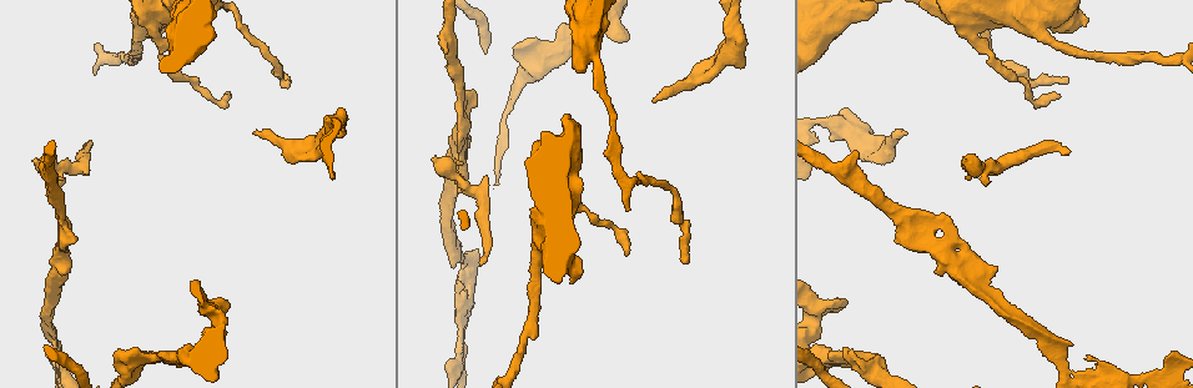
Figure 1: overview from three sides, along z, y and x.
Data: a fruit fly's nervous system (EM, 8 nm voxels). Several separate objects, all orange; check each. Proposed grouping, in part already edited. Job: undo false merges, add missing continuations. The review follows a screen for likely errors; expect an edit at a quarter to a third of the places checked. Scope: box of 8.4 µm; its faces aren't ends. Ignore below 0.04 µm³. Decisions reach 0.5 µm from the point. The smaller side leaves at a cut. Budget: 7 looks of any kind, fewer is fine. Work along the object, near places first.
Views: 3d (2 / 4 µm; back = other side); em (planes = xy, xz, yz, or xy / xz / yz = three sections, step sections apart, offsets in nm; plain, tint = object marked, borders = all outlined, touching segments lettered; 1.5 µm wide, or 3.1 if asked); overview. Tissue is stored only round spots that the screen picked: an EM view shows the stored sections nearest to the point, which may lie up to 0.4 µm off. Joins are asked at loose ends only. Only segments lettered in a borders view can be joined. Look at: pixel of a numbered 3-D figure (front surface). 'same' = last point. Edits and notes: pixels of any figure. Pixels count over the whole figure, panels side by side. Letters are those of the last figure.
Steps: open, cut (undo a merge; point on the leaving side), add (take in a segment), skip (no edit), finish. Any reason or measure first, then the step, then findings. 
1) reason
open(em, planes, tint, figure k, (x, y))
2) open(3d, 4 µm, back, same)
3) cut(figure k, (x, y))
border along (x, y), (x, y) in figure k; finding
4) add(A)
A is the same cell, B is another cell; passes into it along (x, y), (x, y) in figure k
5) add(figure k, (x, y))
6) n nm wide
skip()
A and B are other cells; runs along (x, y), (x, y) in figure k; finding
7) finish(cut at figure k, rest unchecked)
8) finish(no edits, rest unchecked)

branch stops here
open(em, planes, tint, figure 1, (227, 96))

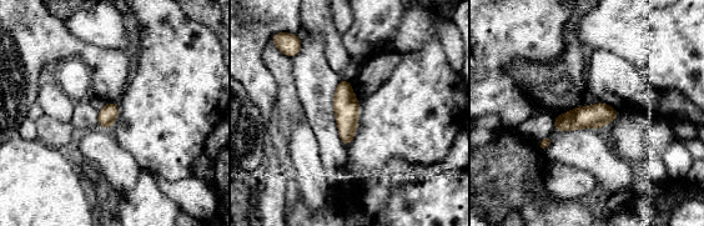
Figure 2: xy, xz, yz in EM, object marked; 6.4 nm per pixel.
see the neighbours
open(em, planes, borders, same)

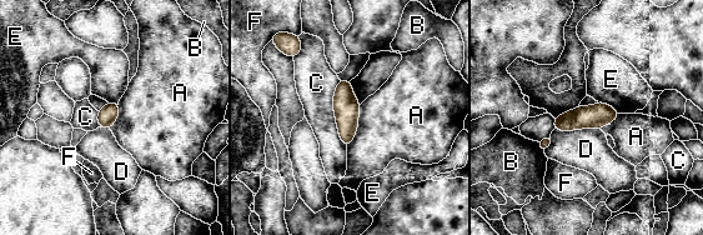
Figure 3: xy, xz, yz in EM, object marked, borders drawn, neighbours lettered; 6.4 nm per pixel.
C touches over 440 nm
skip()
A, B, C, D, E and F are other cells; border along (361, 104), (357, 130), (347, 148) in figure 3; none of them fits

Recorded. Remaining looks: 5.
calibre changes
open(em, planes, borders, figure 1, (534, 257))

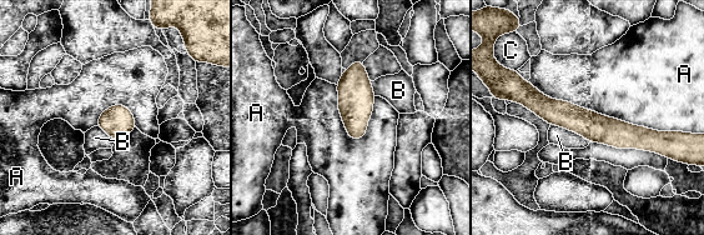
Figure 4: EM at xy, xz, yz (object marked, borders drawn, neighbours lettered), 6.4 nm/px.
170 nm wide
skip()
A, B and C are other cells; runs along (498, 93), (642, 133) in figure 4; one neuron here

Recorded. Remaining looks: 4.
open(em, planes, borders, figure 1, (253, 133))

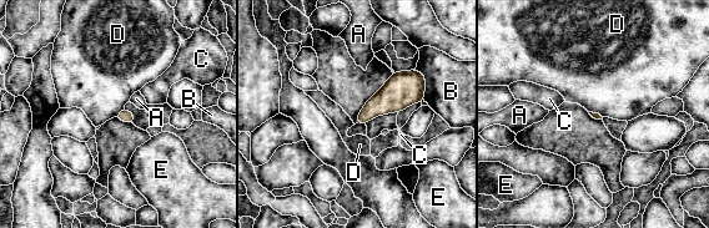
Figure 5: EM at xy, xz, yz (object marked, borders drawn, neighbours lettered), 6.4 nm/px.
skip()
A, B, C, D and E are other cells; border along (124, 107), (115, 116) in figure 5; none of them fits

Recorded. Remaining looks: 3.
finish(no edits, rest unchecked)

